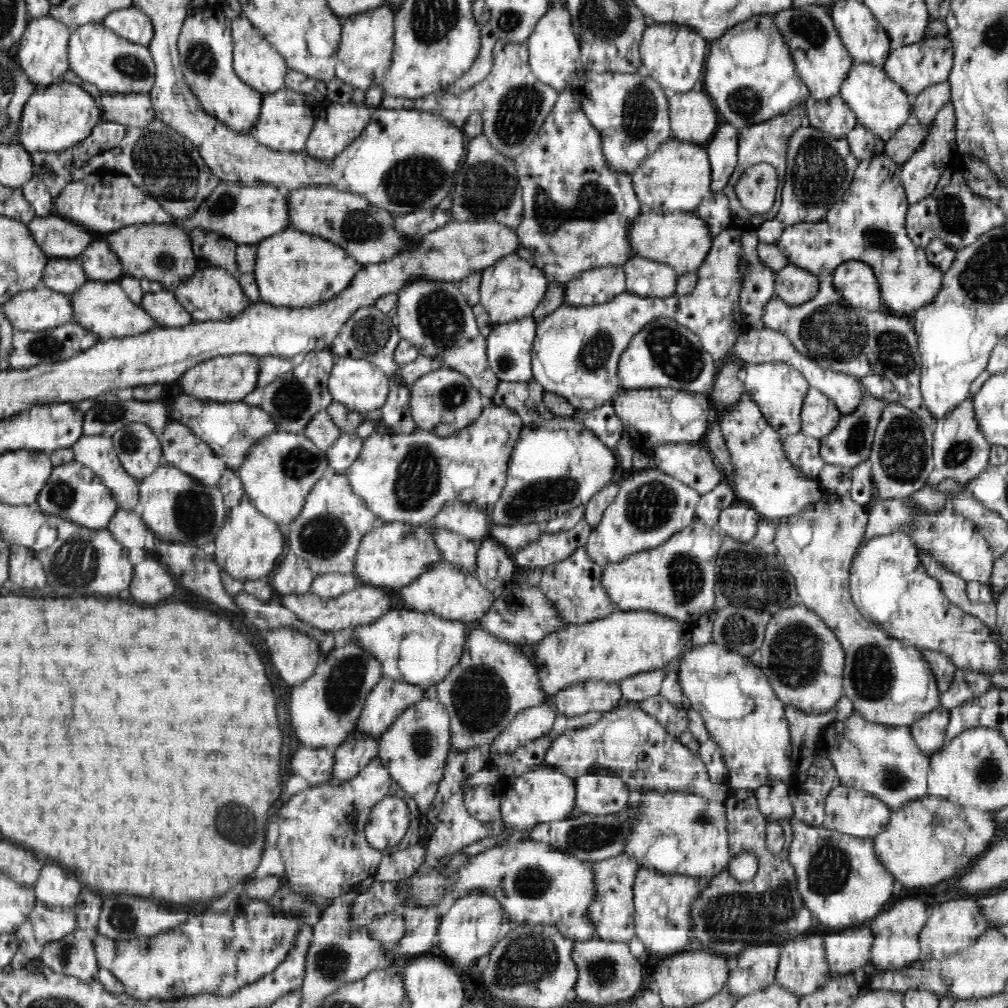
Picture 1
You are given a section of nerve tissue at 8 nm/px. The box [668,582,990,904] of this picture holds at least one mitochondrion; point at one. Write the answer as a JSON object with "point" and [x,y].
{"point":[796,653]}

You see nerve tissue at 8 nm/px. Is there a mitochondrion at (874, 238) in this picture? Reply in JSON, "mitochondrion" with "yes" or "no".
{"mitochondrion":"yes"}

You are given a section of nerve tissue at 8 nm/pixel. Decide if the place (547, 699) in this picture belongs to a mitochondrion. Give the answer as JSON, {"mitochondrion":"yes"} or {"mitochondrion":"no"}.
{"mitochondrion":"no"}

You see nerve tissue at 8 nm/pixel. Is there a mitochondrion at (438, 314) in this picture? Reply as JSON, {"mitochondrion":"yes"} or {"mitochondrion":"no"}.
{"mitochondrion":"yes"}

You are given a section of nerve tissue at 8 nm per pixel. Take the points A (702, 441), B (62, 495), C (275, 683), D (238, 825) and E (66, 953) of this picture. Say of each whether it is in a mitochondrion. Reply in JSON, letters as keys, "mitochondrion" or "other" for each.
{"A":"other","B":"mitochondrion","C":"other","D":"mitochondrion","E":"mitochondrion"}

